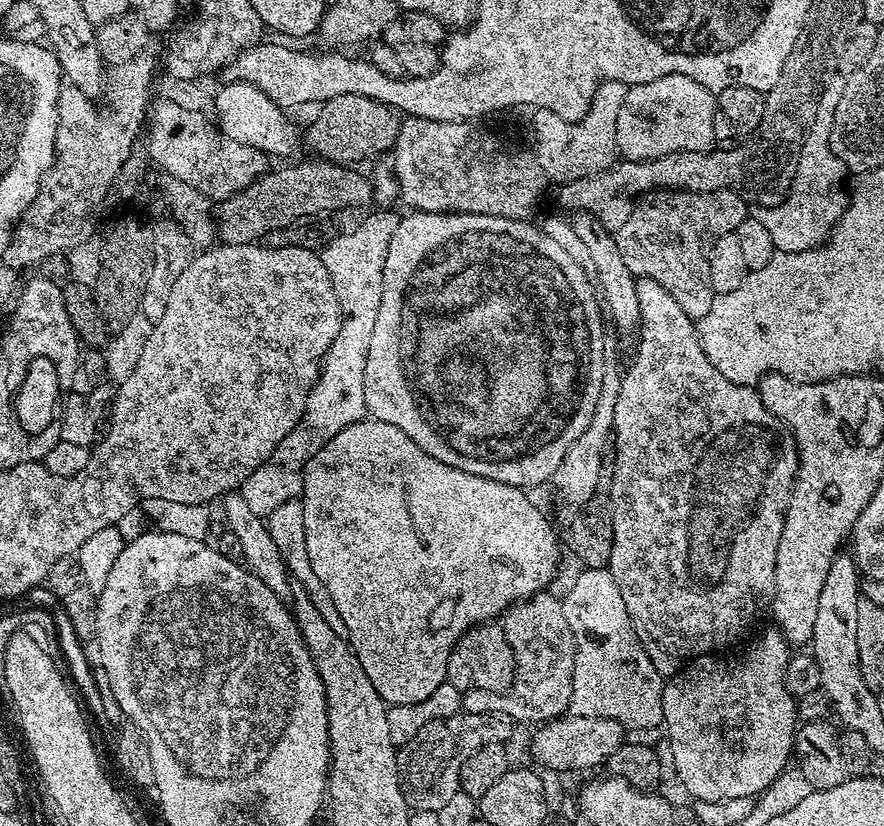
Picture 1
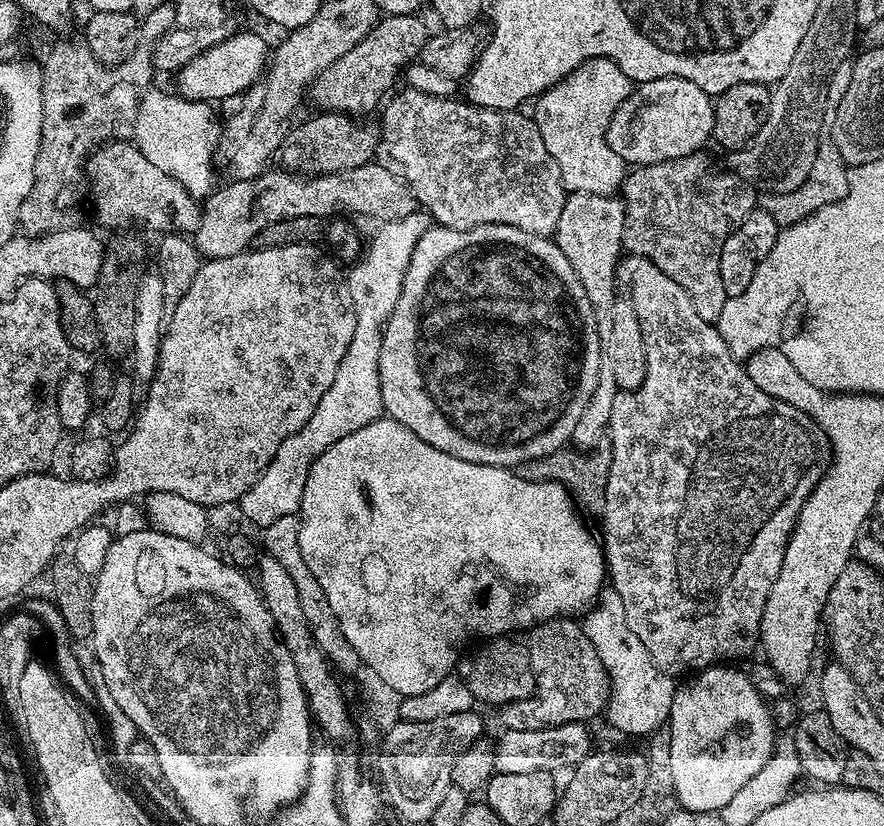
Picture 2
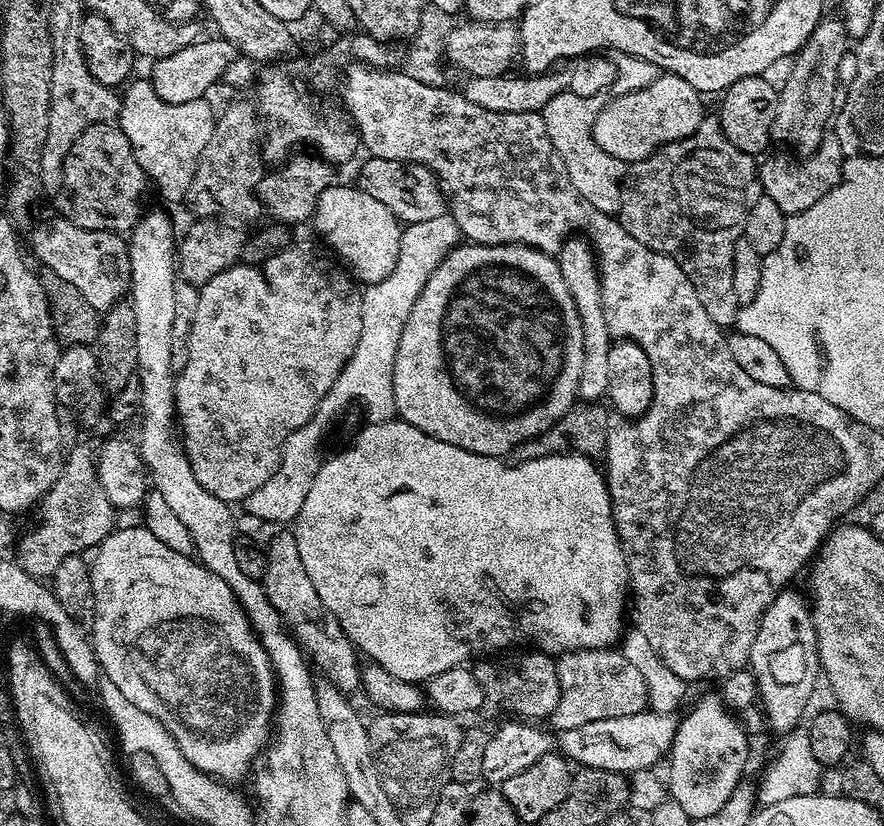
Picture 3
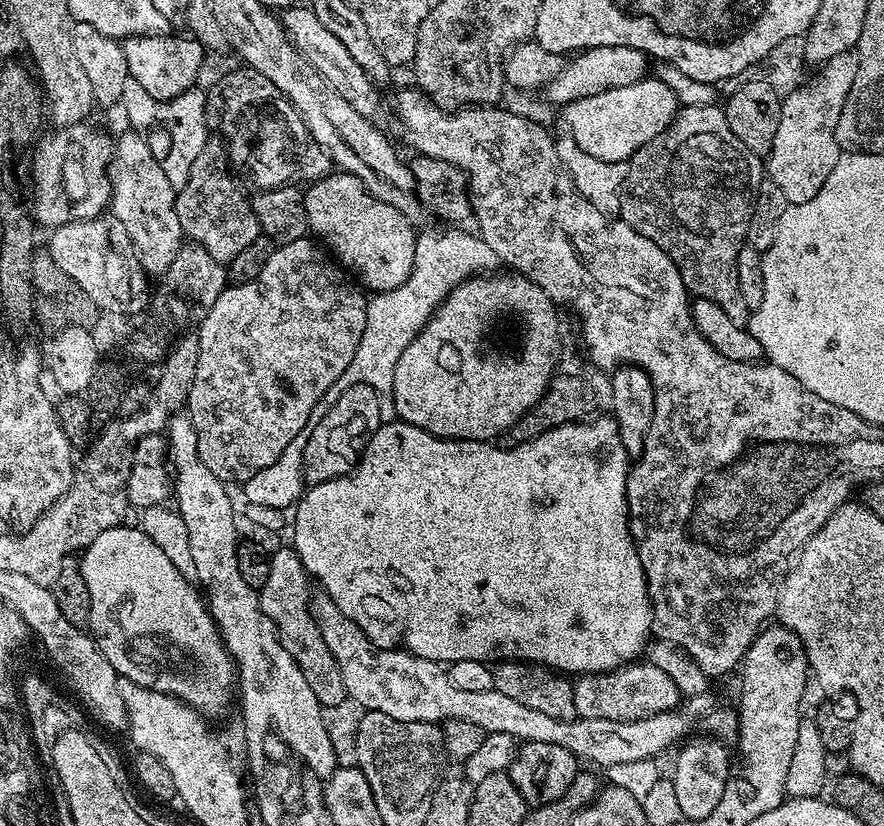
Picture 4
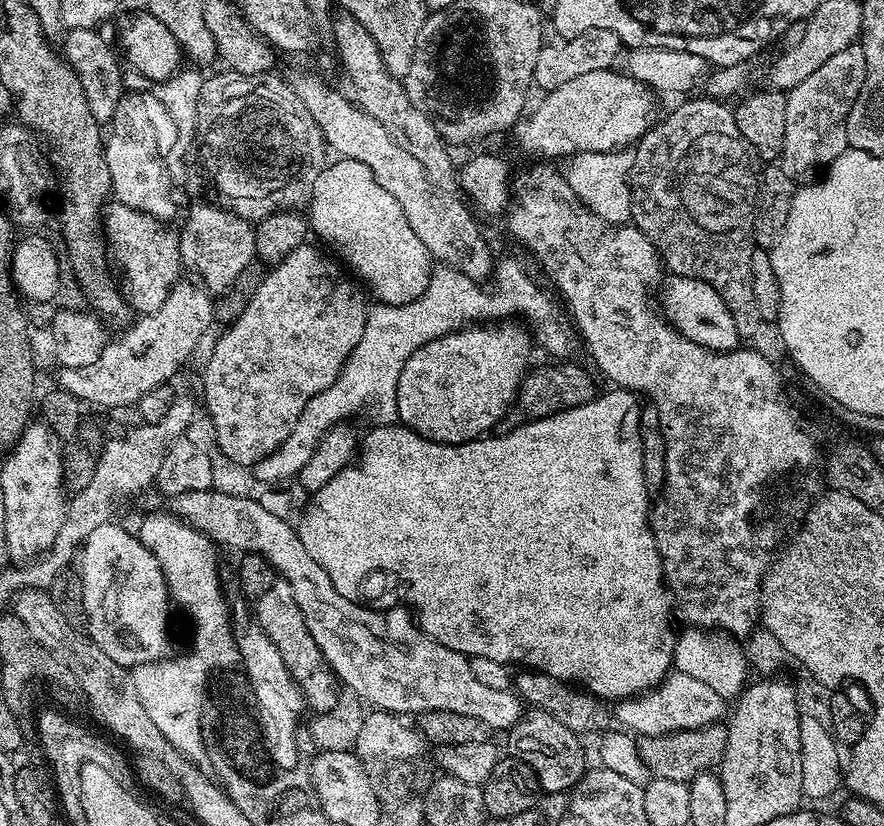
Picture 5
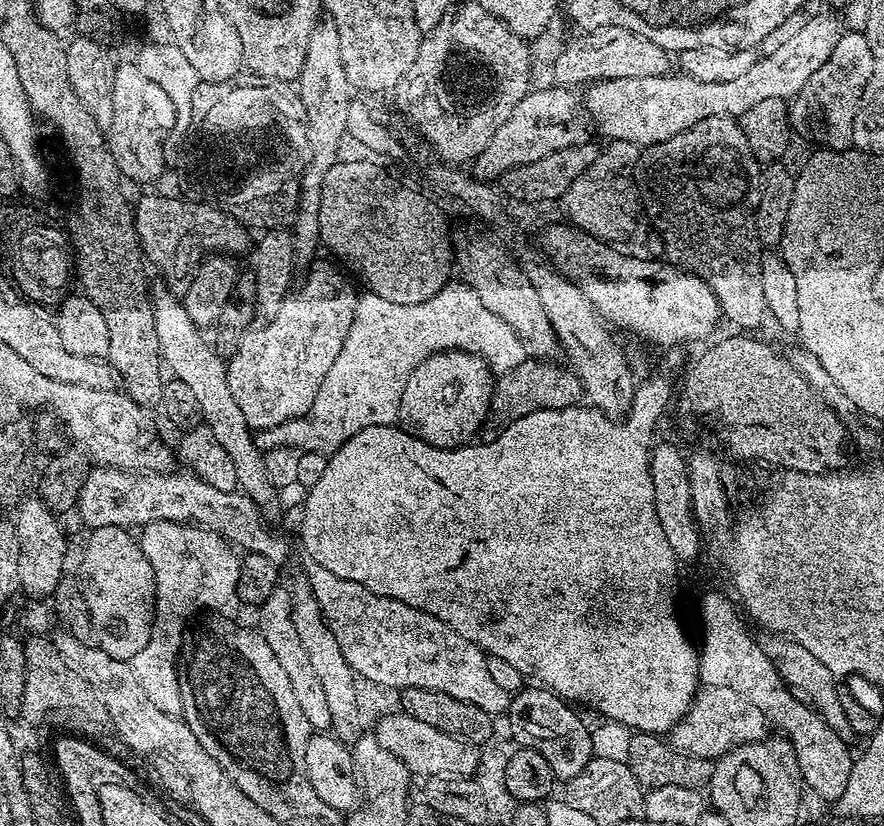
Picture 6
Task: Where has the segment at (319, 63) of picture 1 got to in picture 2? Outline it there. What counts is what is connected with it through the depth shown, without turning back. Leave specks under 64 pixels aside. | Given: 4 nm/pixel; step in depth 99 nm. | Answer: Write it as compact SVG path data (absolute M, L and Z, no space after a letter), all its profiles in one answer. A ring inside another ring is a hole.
M233 31L225 40L210 46L210 50L198 54L175 73L175 91L188 100L205 102L228 100L236 95L239 97L263 76L269 59L270 44L268 48L267 42L258 33Z

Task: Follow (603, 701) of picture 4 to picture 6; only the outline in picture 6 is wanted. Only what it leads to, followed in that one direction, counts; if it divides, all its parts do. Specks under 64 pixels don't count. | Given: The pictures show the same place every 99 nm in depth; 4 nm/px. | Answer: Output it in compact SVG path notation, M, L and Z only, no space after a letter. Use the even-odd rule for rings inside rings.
M704 684L689 704L684 717L668 729L666 739L680 752L703 757L712 754L710 752L720 754L733 745L761 739L769 731L767 728L770 728L770 724L764 712L754 702L750 702L750 698L738 694L738 690L730 690L730 686L725 684Z

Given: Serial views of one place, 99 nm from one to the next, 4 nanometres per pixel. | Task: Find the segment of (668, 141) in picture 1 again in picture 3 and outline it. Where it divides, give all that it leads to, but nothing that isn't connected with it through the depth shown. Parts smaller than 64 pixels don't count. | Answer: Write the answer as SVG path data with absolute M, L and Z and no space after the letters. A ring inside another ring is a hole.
M662 74L654 82L621 92L624 92L621 96L614 97L609 104L607 101L601 107L598 118L594 122L592 137L596 139L598 146L602 146L602 150L606 150L606 154L614 154L614 158L625 162L644 160L658 151L662 145L694 134L706 118L704 104L700 101L703 100L701 93L696 92L694 86L690 86L690 82L671 74Z

